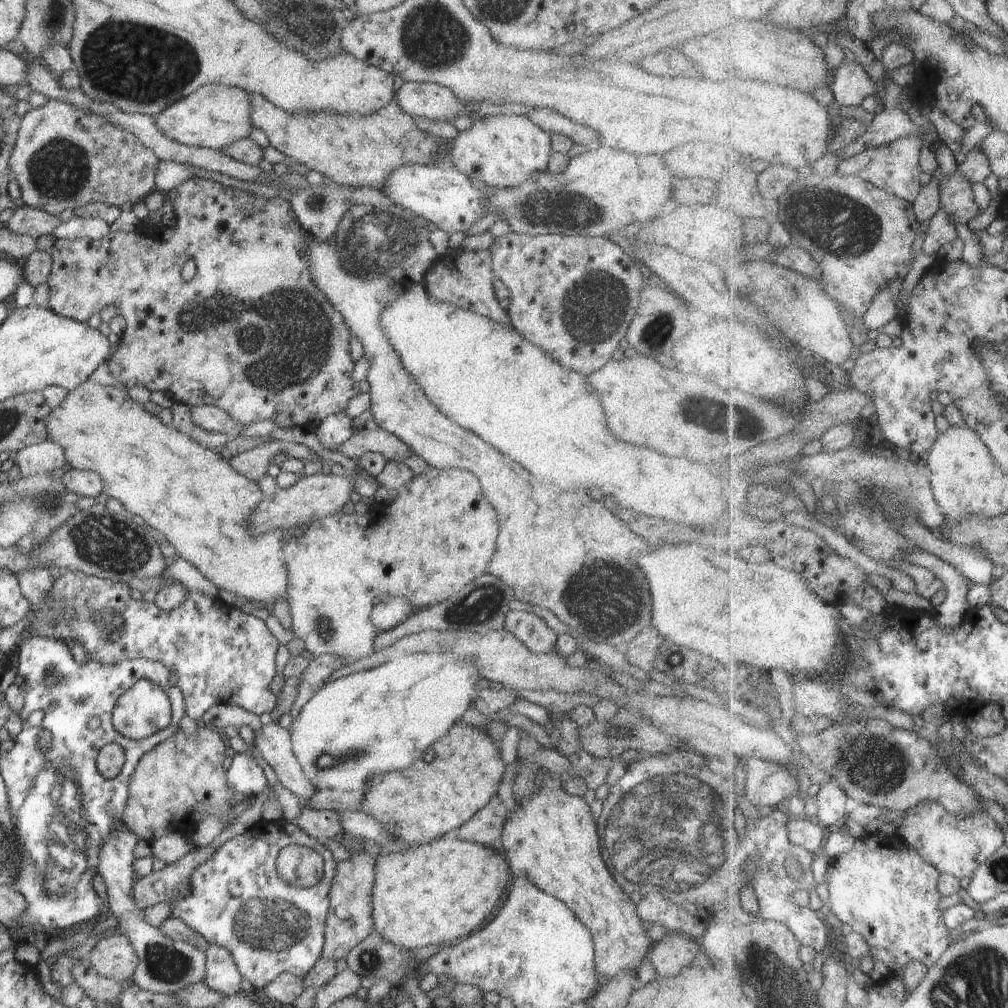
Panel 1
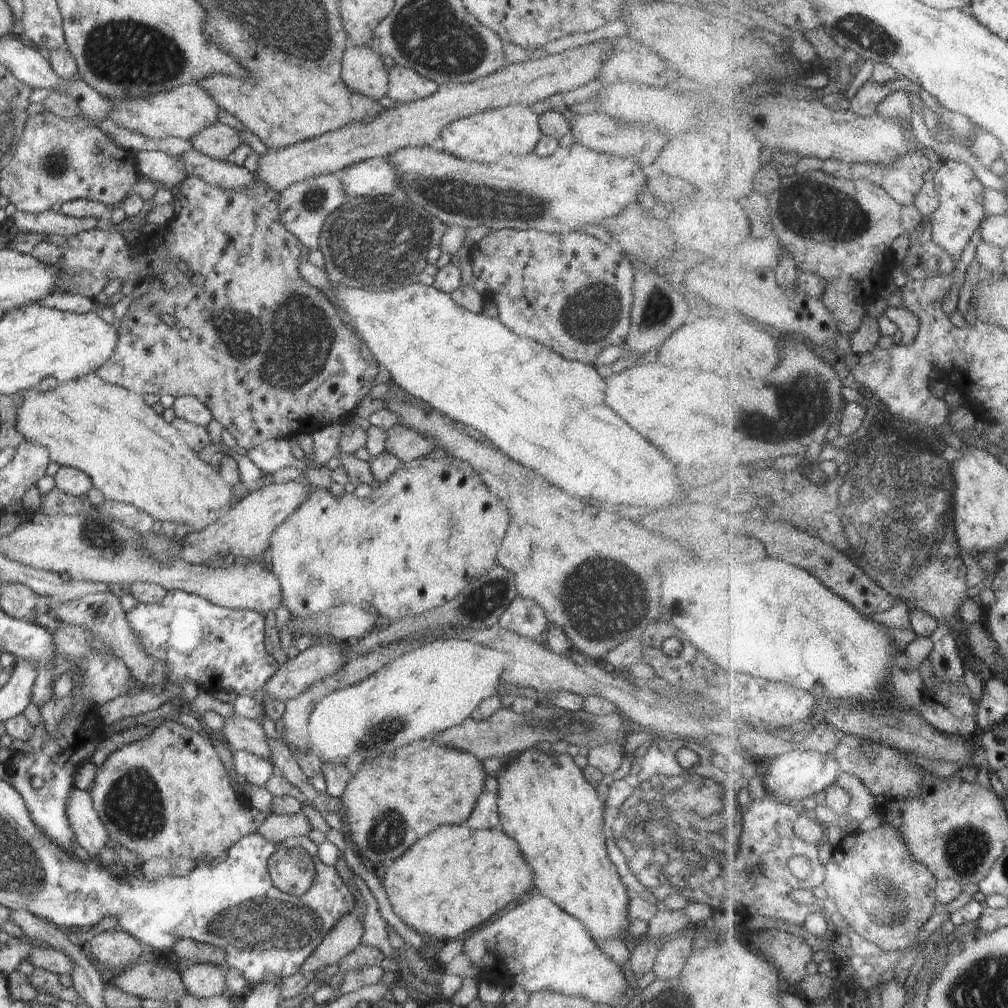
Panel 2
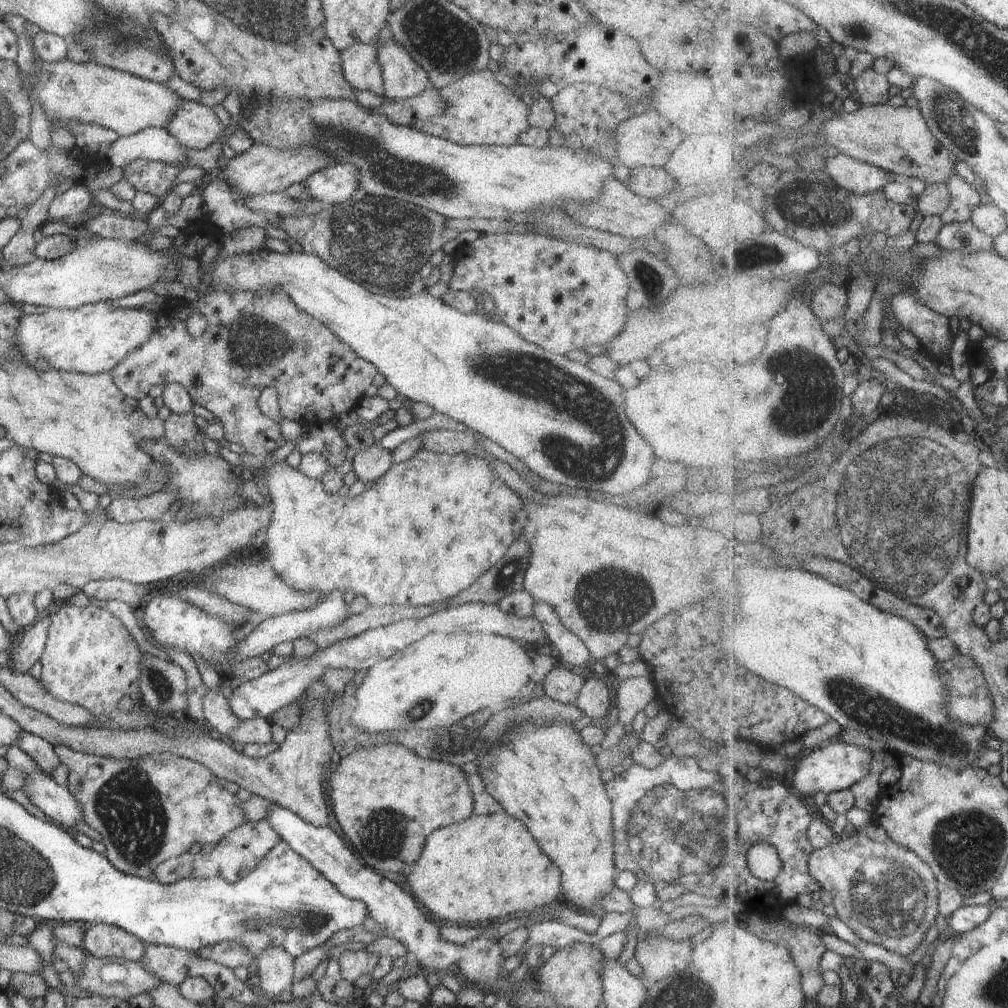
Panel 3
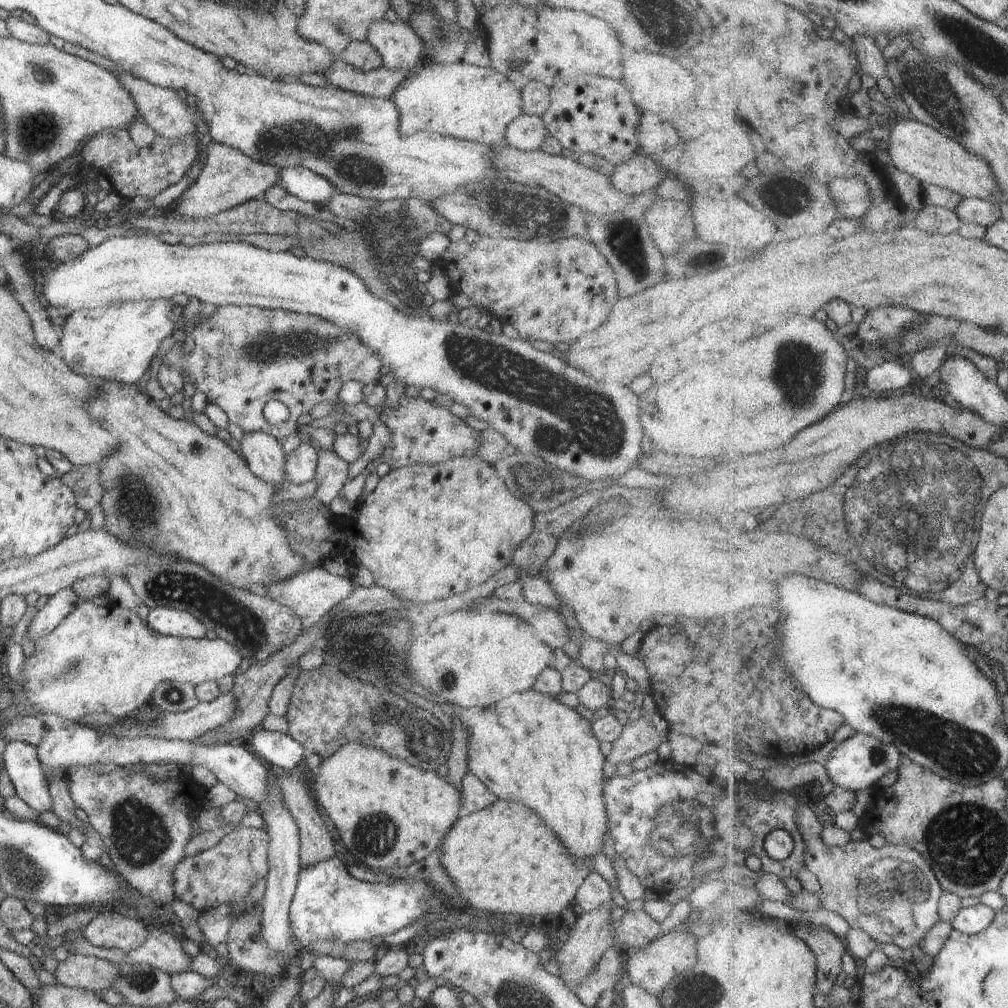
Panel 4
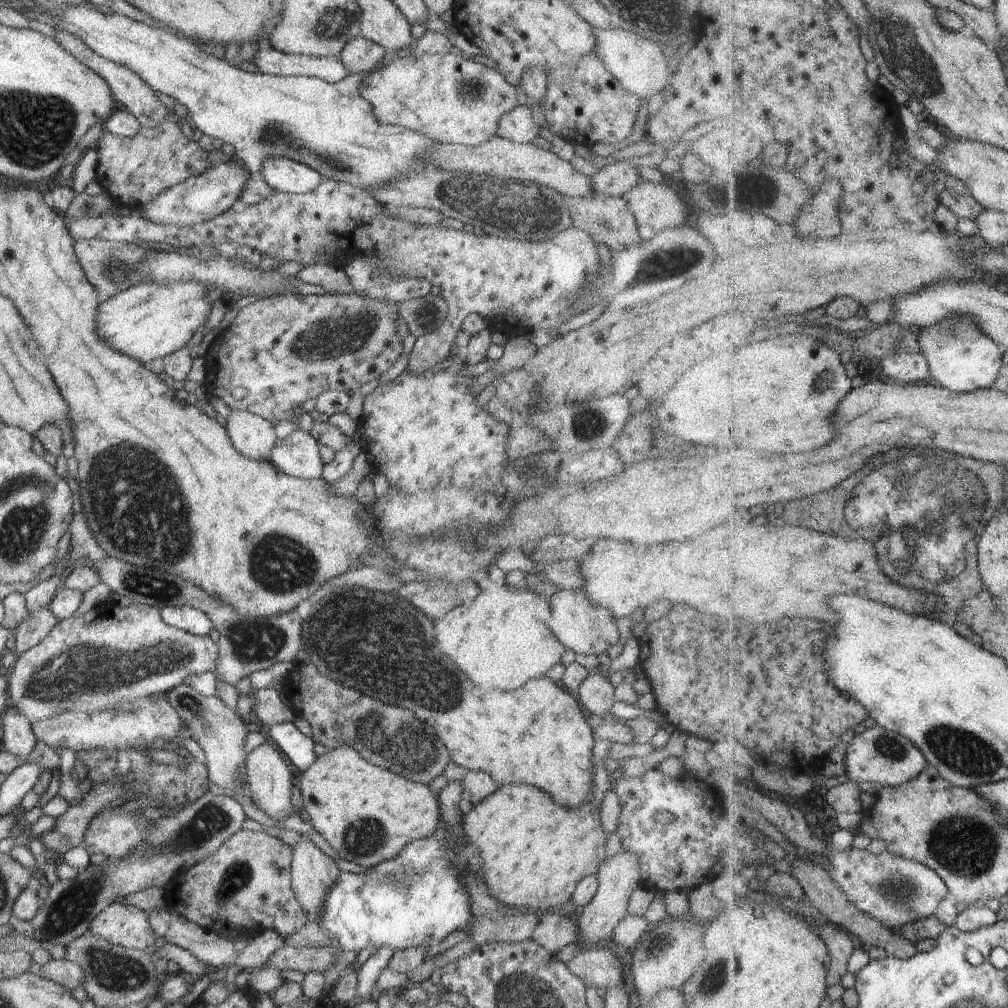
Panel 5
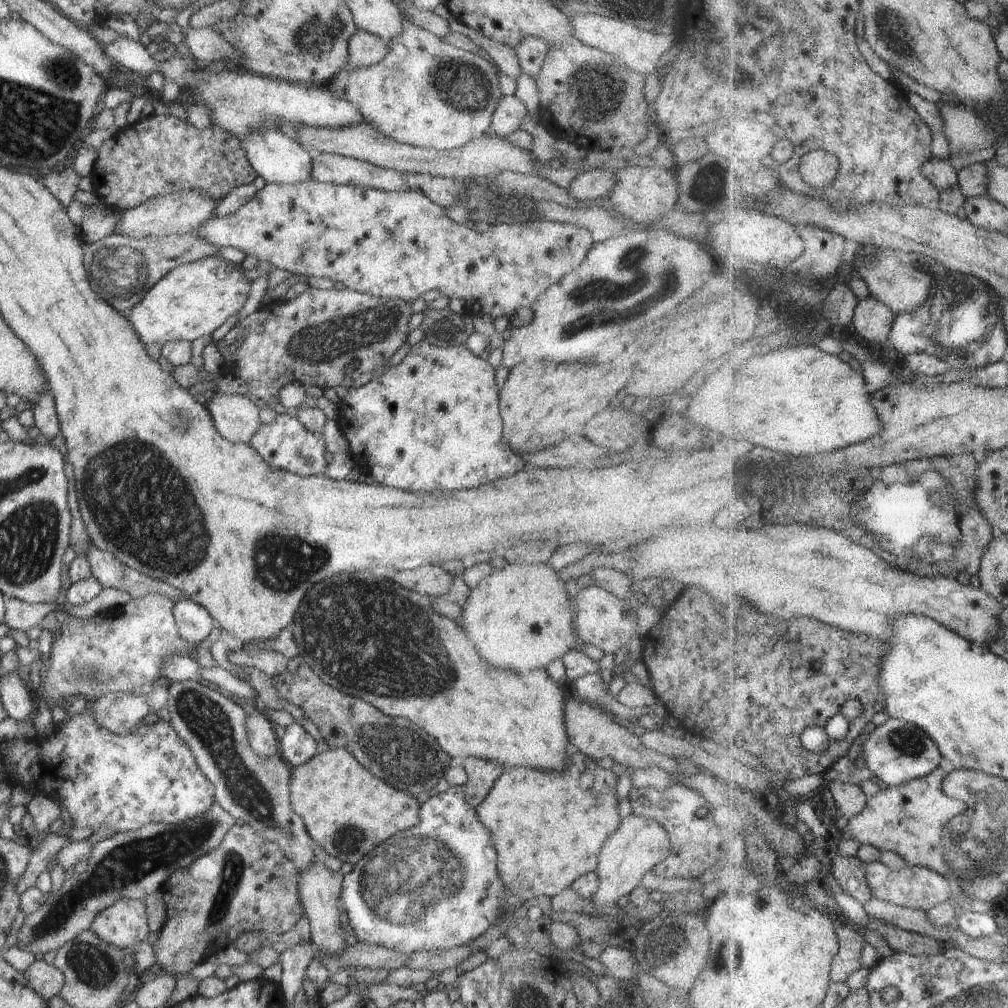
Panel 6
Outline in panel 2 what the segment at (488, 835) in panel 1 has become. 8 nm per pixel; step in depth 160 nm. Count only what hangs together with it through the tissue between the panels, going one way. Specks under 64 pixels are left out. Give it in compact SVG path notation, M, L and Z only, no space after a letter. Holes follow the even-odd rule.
M487 777L484 783L484 792L465 825L470 830L500 830L497 778Z

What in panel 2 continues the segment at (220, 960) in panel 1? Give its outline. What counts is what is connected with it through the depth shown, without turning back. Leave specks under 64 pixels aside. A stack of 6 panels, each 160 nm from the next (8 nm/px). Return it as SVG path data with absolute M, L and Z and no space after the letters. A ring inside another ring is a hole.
M192 963L180 972L184 990L196 997L222 996L226 984L228 969L216 964Z

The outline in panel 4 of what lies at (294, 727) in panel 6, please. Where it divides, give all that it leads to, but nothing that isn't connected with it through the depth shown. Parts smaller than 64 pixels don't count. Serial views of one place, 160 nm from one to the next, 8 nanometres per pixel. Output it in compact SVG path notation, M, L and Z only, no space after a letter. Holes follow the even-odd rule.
M262 727L246 745L266 767L294 770L305 762L308 755L302 744L298 744L288 734L268 731Z

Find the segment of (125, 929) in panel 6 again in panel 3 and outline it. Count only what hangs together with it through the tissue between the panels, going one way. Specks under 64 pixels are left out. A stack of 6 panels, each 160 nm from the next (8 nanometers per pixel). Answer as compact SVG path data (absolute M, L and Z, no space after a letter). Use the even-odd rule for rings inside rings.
M95 923L83 934L82 949L100 959L140 961L145 944L122 928Z

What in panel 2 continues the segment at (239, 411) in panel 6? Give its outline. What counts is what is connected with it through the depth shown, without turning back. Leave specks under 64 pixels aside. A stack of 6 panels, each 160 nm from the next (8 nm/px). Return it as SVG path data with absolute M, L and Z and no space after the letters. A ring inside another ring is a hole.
M426 456L412 462L402 463L386 482L380 482L380 486L374 488L370 496L364 499L356 497L354 493L346 493L340 498L334 498L328 490L312 485L312 490L310 490L308 498L302 502L302 506L294 514L290 514L270 536L270 552L272 552L270 571L279 582L283 604L294 618L310 620L312 616L320 616L328 608L336 608L342 604L357 604L365 607L372 604L378 615L392 622L403 617L427 613L443 606L446 601L453 600L460 592L463 592L465 587L472 583L472 580L485 576L486 572L496 565L496 554L498 554L498 548L506 535L509 523L510 512L508 512L506 504L488 490L488 486L468 464L464 464L456 458Z

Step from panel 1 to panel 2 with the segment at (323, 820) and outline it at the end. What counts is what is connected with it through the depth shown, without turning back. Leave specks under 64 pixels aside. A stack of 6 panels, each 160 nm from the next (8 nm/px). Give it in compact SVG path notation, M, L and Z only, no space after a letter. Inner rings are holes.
M272 814L267 816L256 830L268 842L280 844L291 837L308 836L313 832L312 824L303 814Z

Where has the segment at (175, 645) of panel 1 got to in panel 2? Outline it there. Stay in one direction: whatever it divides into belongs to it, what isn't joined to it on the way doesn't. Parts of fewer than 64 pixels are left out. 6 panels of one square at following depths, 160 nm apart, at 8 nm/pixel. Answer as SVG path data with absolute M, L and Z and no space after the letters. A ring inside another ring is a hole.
M170 589L160 604L138 603L132 610L124 612L124 618L134 630L144 652L150 658L156 658L162 664L166 664L167 682L176 684L176 686L183 686L191 682L197 686L199 691L207 691L212 696L224 689L235 692L240 697L257 701L264 694L262 690L264 690L266 680L270 680L280 668L265 646L265 618L252 610L220 607L196 594Z

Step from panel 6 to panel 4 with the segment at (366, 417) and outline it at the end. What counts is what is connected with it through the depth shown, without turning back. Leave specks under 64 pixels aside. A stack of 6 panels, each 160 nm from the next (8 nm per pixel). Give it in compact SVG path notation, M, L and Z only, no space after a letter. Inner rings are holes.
M402 395L395 408L384 401L377 412L384 426L390 430L390 442L384 448L382 460L391 470L412 464L442 464L456 456L470 458L480 448L480 431L472 430L463 419L451 414L448 407L438 406L433 401Z

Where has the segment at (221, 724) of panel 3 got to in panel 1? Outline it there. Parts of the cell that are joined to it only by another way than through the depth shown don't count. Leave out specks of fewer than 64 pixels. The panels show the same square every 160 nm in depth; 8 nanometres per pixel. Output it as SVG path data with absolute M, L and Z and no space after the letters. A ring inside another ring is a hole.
M278 723L264 724L254 732L253 746L265 763L274 769L281 785L299 798L302 808L308 809L305 804L316 790L304 776L294 756L290 732Z

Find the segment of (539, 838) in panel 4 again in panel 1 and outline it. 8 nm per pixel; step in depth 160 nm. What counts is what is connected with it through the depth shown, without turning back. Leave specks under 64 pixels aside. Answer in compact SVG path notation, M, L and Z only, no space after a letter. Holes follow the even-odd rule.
M449 835L388 855L380 852L372 889L373 928L384 940L411 952L422 946L453 944L484 926L511 880L509 864L503 855L486 845Z

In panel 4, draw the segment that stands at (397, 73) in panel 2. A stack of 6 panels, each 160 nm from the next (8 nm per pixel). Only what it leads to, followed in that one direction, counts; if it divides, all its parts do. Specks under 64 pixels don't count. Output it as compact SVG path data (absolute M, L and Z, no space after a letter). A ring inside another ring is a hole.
M376 20L368 26L367 42L376 48L382 66L388 70L405 69L410 76L424 63L422 44L407 22Z

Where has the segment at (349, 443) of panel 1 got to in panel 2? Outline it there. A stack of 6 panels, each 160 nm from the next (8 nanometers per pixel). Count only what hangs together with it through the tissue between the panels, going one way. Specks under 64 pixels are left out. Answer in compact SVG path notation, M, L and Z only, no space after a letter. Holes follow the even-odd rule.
M400 425L384 430L384 446L385 451L394 454L401 463L418 460L436 450L436 444L430 438Z

